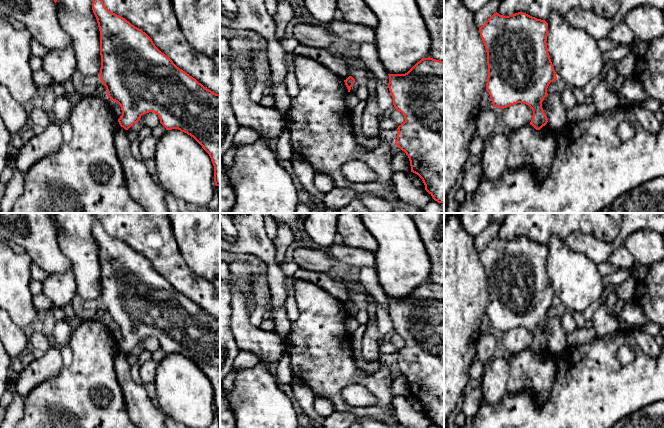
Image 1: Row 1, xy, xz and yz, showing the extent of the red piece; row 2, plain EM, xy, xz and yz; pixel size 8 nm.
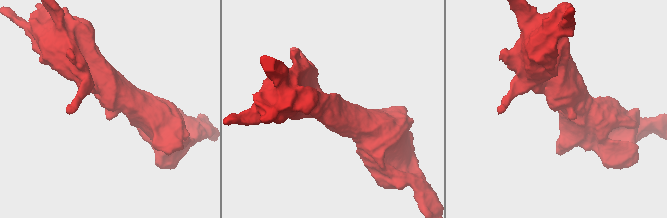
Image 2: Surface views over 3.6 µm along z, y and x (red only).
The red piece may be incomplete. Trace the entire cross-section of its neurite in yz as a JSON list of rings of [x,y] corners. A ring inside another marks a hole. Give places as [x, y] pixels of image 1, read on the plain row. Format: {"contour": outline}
{"contour": [[[496,236],[479,252],[479,256],[487,276],[486,315],[493,331],[504,333],[524,327],[533,335],[530,349],[540,354],[548,346],[542,326],[548,319],[549,308],[557,303],[546,267],[548,247],[523,236],[509,240]]]}

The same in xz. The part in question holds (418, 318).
{"contour": [[[423,282],[405,298],[388,298],[388,312],[395,333],[401,336],[405,345],[398,350],[395,368],[409,382],[411,396],[417,398],[425,414],[438,427],[444,427],[444,285]]]}

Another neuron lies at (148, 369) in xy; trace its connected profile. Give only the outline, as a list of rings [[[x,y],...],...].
[[[152,359],[139,366],[140,377],[143,383],[154,383],[156,379],[157,363]]]

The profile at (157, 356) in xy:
[[[160,347],[156,351],[152,352],[152,360],[158,364],[162,361],[165,355],[166,352]]]

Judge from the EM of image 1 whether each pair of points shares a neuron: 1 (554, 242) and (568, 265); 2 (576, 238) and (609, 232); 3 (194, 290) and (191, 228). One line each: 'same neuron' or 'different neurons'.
1: same neuron
2: different neurons
3: different neurons

